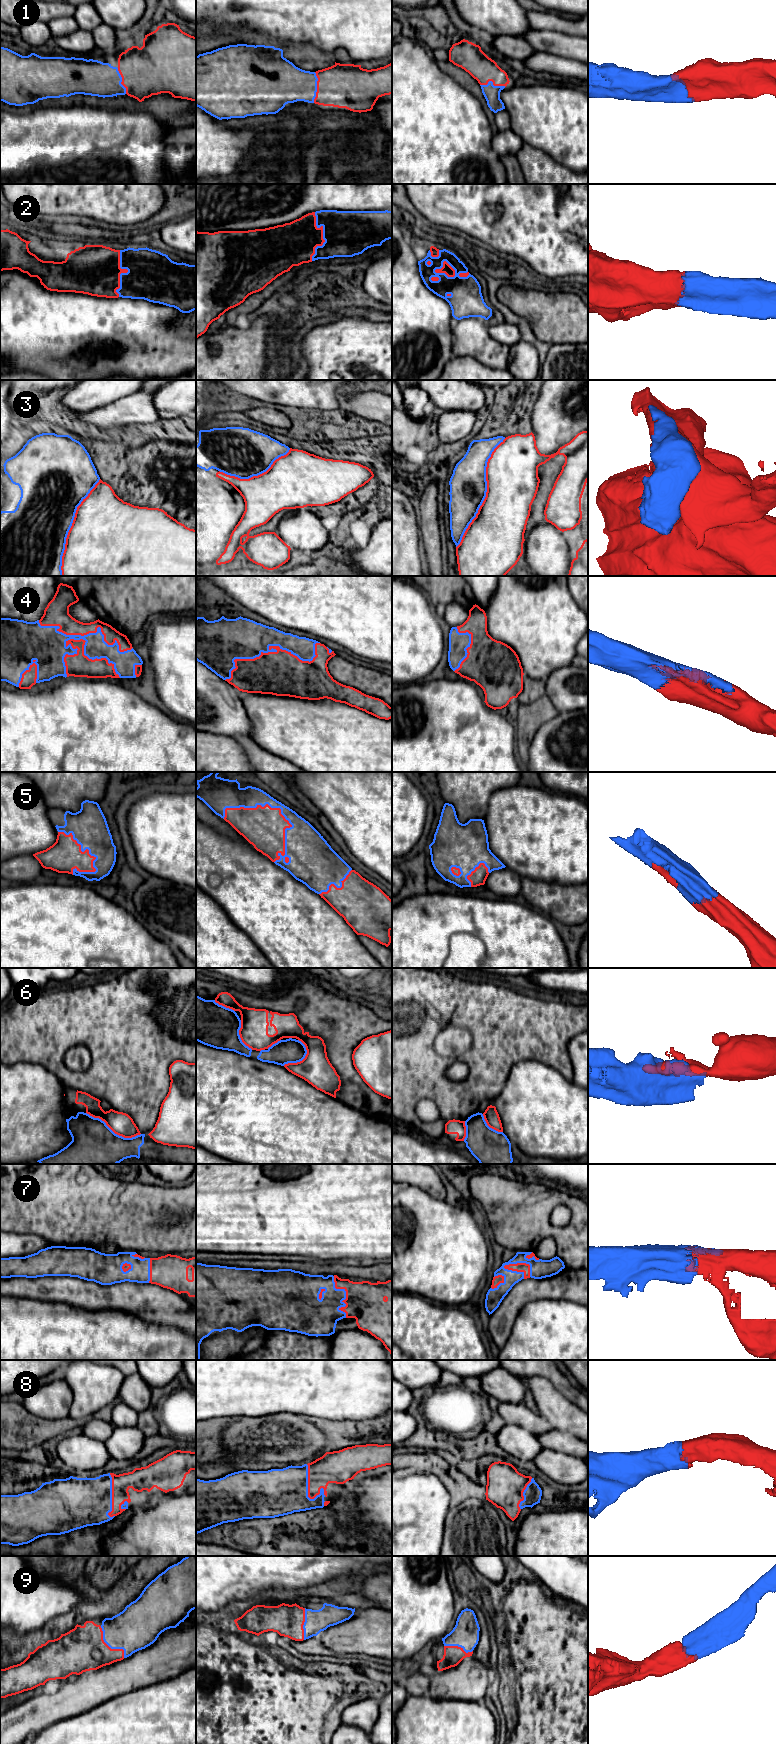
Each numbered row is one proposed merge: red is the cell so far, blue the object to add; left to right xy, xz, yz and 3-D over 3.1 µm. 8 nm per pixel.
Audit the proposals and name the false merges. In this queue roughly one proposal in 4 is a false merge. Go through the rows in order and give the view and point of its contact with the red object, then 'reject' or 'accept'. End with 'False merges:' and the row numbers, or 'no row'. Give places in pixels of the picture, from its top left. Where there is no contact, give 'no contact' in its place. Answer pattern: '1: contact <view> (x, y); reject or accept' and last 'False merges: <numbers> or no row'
1: contact xz (317, 87); accept
2: contact xz (322, 236); accept
3: contact yz (486, 493); reject
4: contact xz (271, 648); accept
5: contact xz (280, 809); accept
6: contact xy (113, 1131); reject
7: contact yz (522, 1263); accept
8: contact xz (308, 1492); accept
9: contact xy (109, 1647); accept
False merges: 3, 6

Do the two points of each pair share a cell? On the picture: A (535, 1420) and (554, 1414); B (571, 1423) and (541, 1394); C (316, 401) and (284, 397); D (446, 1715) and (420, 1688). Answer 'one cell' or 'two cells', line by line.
A: two cells
B: one cell
C: one cell
D: two cells

